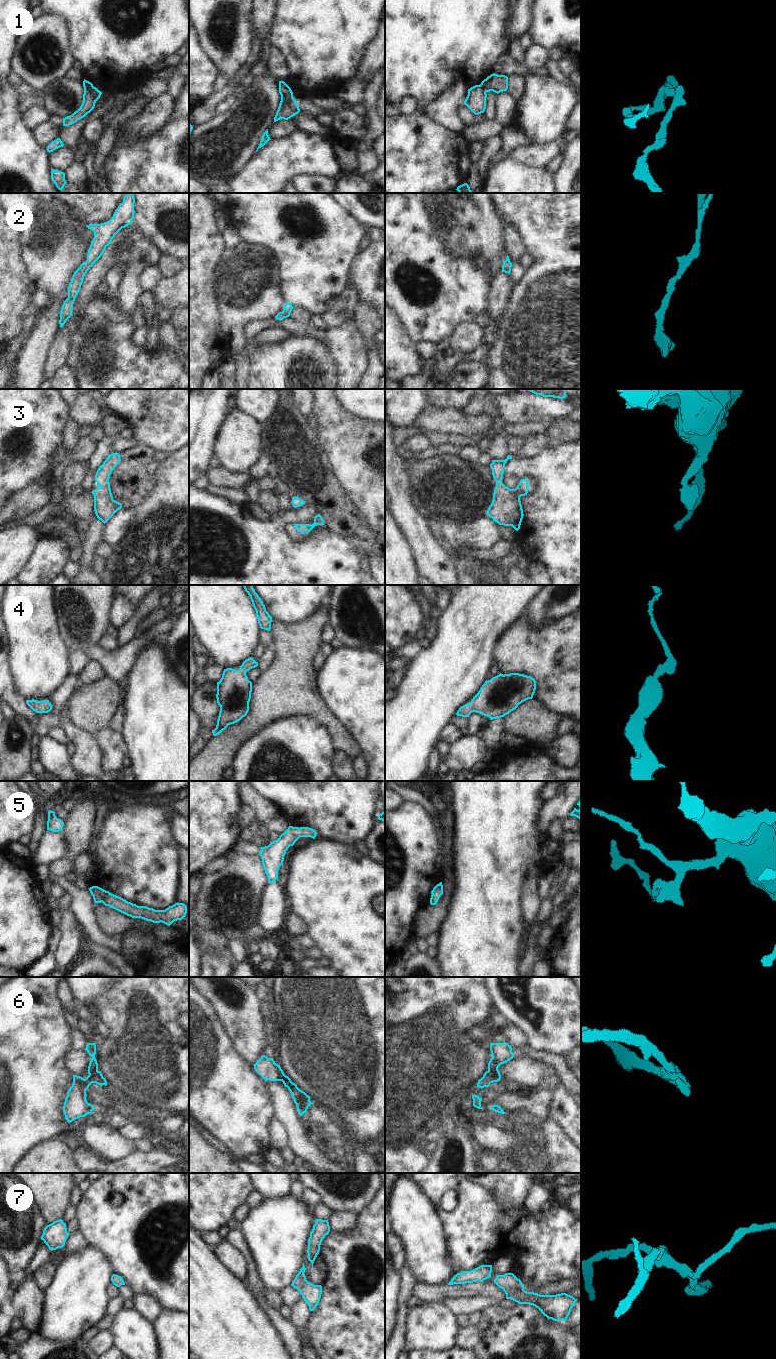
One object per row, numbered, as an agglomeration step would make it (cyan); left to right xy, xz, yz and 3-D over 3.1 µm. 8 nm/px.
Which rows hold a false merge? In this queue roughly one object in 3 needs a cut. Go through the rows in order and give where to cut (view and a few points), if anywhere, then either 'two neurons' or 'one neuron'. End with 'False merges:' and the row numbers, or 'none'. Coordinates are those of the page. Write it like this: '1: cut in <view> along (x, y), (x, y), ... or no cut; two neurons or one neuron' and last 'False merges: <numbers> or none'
1: cut in xz along (280, 93), (292, 96); two neurons
2: no cut; one neuron
3: no cut; one neuron
4: no cut; one neuron
5: no cut; one neuron
6: cut in xz along (282, 1078), (290, 1081), (299, 1090); two neurons
7: no cut; one neuron
False merges: 1, 6

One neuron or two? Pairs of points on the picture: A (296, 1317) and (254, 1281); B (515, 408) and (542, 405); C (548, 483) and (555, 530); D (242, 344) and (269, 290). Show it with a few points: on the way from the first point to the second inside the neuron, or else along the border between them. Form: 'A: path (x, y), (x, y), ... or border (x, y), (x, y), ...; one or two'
A: border (287, 1319), (298, 1329), (299, 1340); two
B: path (522, 407), (525, 404), (535, 405); one
C: path (553, 495), (551, 506), (555, 511), (555, 518); one
D: path (240, 331), (240, 319), (256, 303); one

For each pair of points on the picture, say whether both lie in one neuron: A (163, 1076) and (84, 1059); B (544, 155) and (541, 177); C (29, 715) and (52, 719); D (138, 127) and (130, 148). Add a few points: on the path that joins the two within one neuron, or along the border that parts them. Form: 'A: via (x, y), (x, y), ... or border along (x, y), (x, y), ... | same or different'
A: border along (84, 1049), (91, 1057), (87, 1070), (89, 1074) | different
B: border along (519, 162), (537, 168), (545, 167) | different
C: border along (36, 721), (32, 725) | different
D: border along (156, 129), (125, 140), (117, 137) | different

